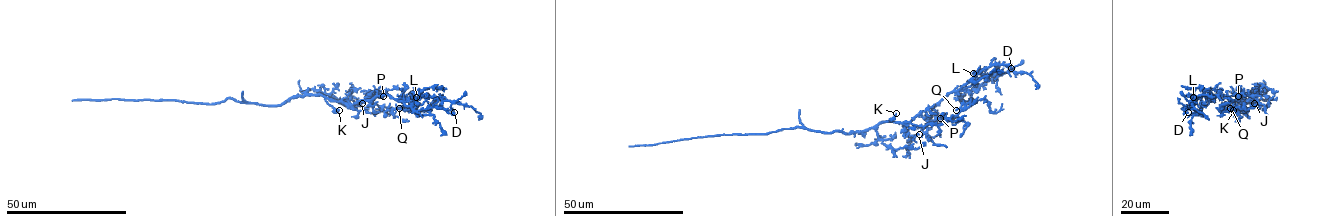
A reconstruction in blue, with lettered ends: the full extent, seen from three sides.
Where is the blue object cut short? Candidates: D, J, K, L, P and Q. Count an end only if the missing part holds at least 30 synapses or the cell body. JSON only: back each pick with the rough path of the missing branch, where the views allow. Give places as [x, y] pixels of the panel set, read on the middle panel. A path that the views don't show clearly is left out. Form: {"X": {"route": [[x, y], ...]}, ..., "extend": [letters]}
{"extend": []}

